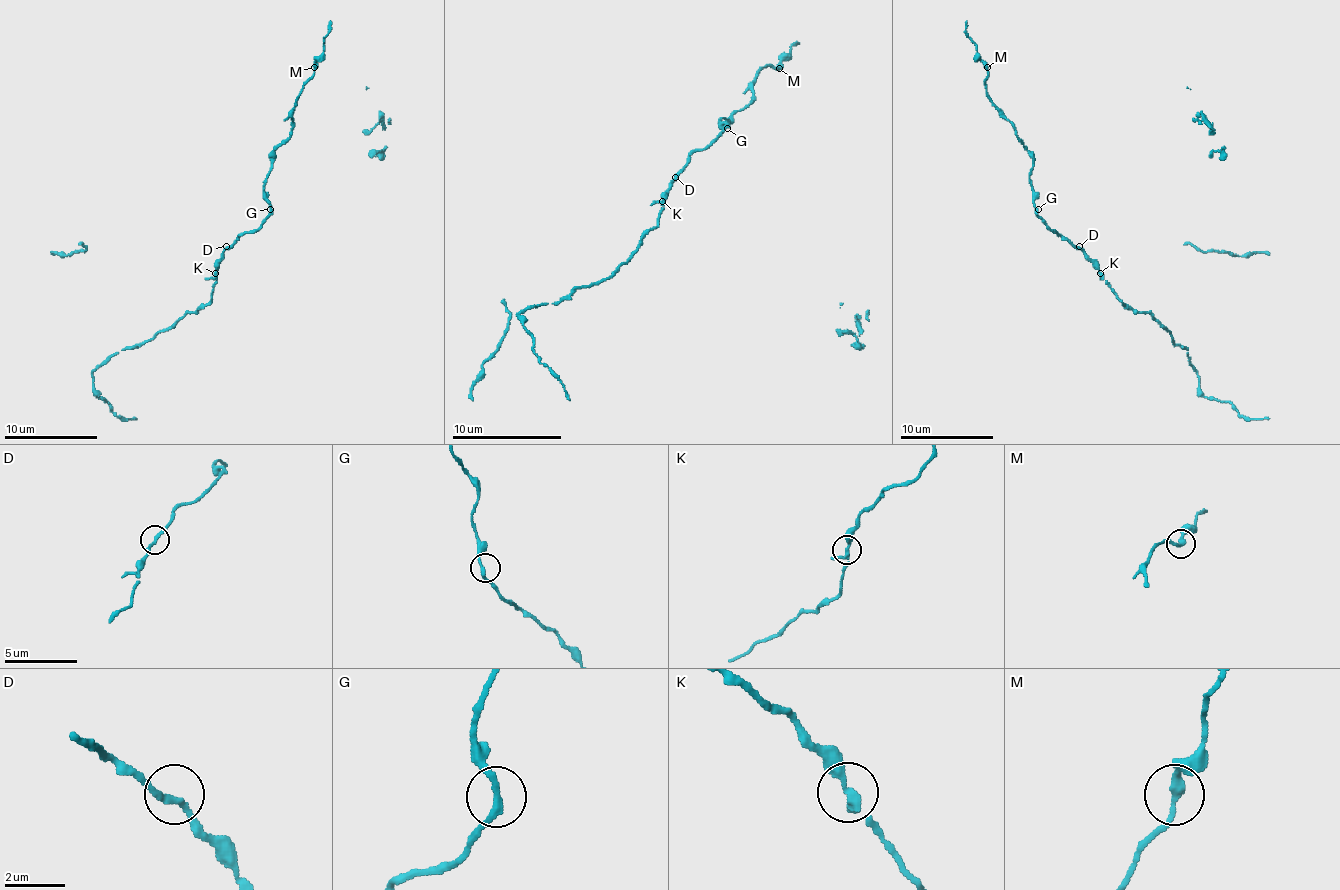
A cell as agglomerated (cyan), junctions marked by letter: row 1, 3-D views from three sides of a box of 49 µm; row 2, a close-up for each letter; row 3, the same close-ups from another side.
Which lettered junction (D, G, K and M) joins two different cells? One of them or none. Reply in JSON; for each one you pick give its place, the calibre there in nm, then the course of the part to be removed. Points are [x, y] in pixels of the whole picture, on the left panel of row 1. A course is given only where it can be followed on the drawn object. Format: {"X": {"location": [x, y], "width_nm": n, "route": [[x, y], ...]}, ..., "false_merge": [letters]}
{"false_merge": []}

